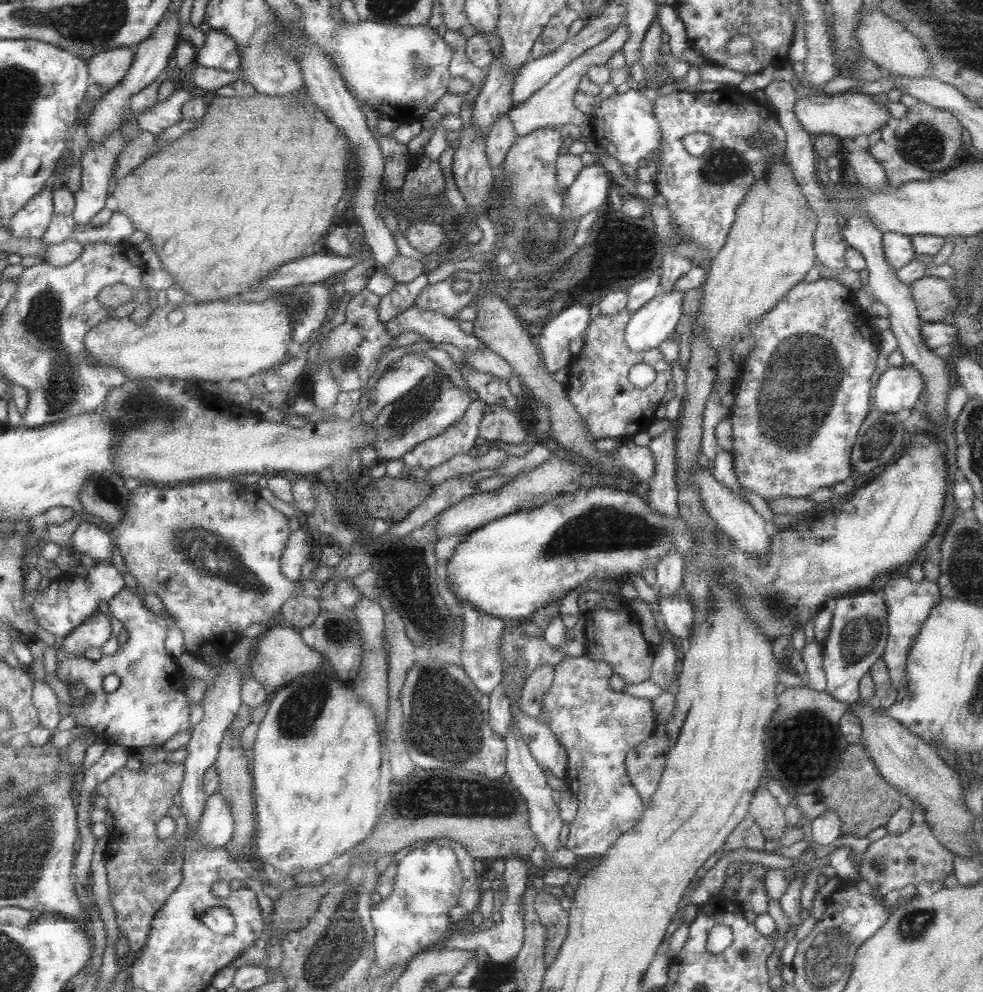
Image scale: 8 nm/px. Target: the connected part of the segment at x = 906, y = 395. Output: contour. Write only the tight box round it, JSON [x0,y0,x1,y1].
[873,366,923,414]

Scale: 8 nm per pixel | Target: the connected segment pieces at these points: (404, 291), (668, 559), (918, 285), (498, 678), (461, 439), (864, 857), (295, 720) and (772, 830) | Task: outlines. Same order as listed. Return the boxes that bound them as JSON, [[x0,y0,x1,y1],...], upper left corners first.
[[379,273,429,323],[654,552,684,596],[909,276,957,323],[459,602,504,695],[401,398,486,471],[858,796,953,899],[252,669,383,877],[748,786,786,850]]

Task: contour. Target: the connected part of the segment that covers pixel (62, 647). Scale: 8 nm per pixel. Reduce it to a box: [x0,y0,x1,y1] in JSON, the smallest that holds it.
[57,611,111,656]

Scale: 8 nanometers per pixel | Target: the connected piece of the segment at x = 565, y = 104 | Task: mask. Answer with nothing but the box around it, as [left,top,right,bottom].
[506,20,626,136]

